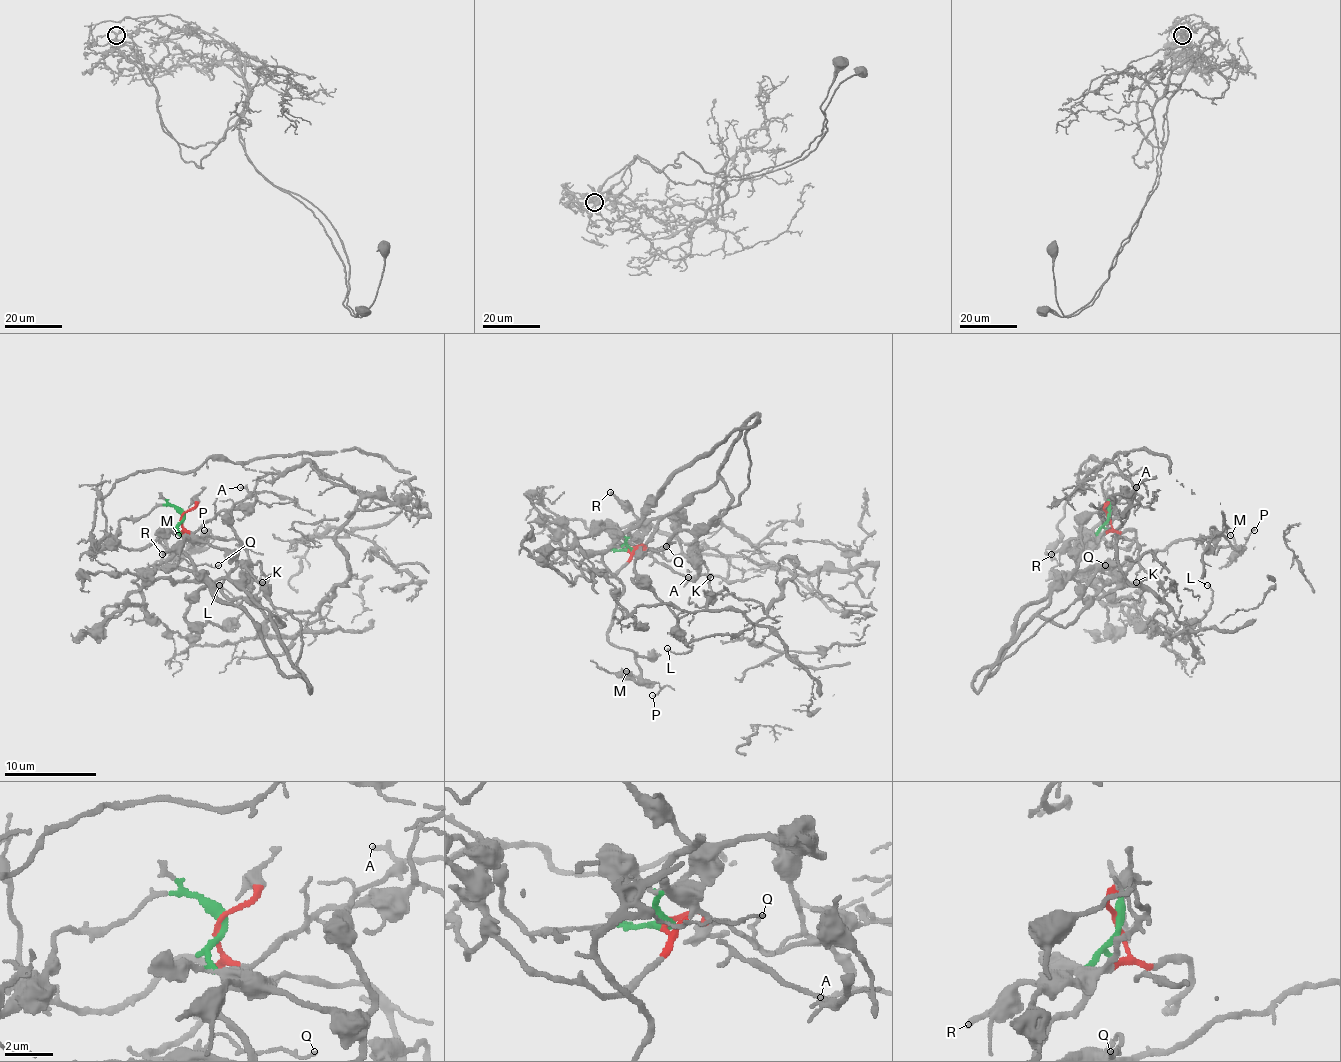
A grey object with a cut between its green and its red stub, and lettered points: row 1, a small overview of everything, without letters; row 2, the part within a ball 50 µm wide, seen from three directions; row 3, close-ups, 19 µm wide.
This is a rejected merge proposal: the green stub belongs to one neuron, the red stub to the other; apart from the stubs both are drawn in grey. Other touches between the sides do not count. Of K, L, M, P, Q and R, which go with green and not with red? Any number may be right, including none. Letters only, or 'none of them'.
L, R

